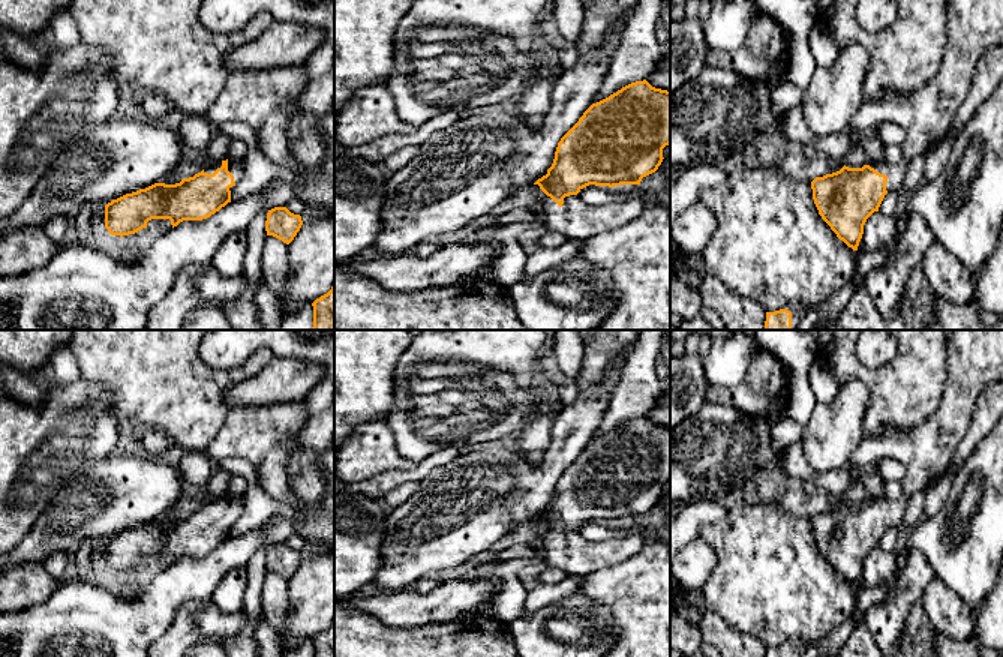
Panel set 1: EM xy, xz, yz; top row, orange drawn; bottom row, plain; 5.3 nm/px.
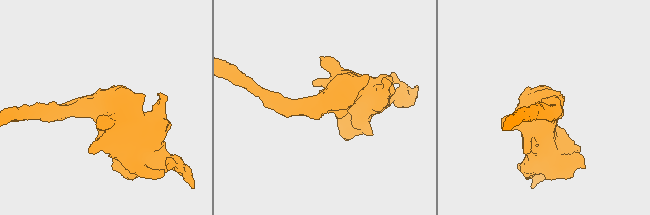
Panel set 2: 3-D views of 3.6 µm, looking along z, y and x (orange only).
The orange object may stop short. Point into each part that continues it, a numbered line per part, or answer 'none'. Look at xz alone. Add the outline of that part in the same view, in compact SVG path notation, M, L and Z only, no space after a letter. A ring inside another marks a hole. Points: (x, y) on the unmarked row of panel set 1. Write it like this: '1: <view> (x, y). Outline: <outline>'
1: xz (576, 555). Outline: M544 528L540 536L546 562L564 570L567 576L580 578L630 560L645 543L640 530L633 530L625 538L615 537L604 542L589 542L579 531L565 532L561 543Z

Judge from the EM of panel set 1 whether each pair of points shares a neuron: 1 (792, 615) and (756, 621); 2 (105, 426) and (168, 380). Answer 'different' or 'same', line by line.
1: same
2: different

